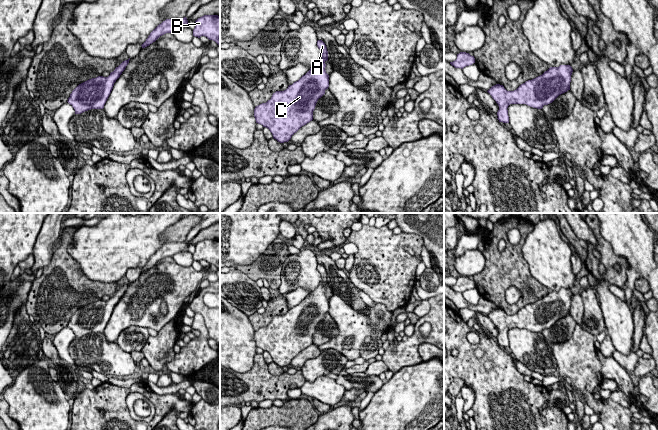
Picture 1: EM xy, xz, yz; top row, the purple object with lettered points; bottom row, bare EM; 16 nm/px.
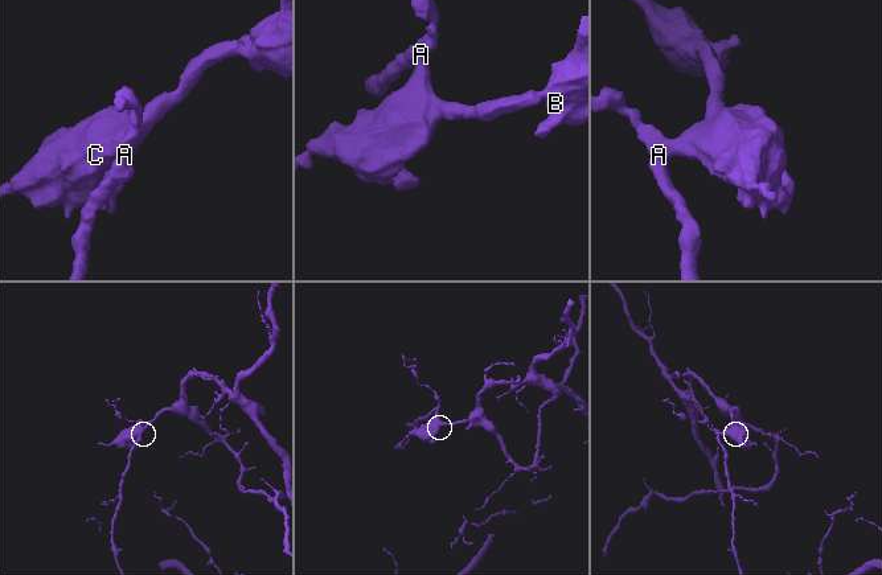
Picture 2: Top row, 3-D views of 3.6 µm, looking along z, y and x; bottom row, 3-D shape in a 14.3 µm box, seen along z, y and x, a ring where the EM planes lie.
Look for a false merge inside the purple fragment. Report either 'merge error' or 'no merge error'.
no merge error

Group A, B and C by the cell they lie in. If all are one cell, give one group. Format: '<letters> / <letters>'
A B C

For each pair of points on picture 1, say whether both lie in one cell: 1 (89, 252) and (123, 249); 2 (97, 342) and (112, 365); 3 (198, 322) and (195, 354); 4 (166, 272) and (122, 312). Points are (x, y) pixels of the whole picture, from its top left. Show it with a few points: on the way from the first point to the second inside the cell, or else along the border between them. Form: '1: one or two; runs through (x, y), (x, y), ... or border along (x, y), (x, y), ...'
1: one; runs through (97, 250), (115, 249)
2: one; runs through (97, 348), (106, 359)
3: one; runs through (202, 330), (202, 340), (199, 346)
4: one; runs through (155, 283), (133, 305)

